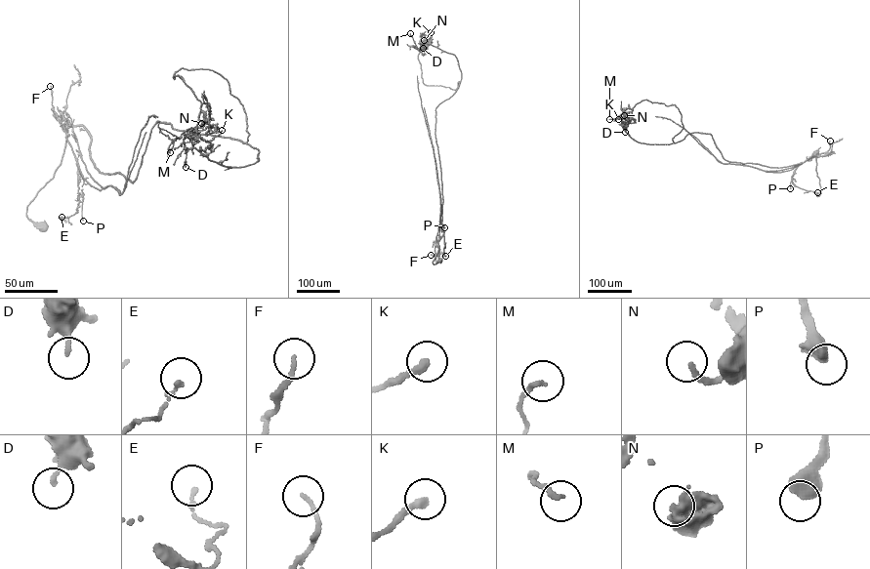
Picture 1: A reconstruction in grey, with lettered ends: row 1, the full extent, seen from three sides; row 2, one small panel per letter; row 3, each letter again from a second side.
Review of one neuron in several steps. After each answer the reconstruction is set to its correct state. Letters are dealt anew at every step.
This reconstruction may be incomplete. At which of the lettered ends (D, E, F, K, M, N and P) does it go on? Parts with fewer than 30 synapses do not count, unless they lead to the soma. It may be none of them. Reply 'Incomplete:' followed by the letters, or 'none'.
Incomplete: none

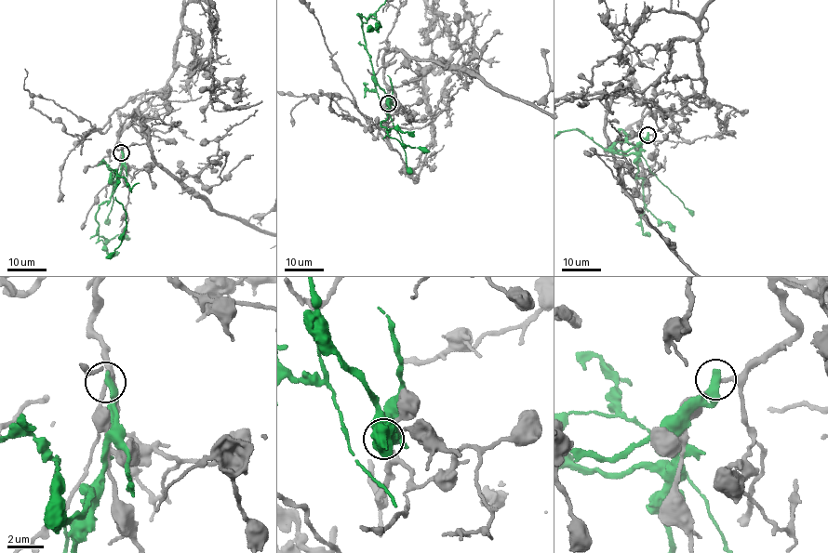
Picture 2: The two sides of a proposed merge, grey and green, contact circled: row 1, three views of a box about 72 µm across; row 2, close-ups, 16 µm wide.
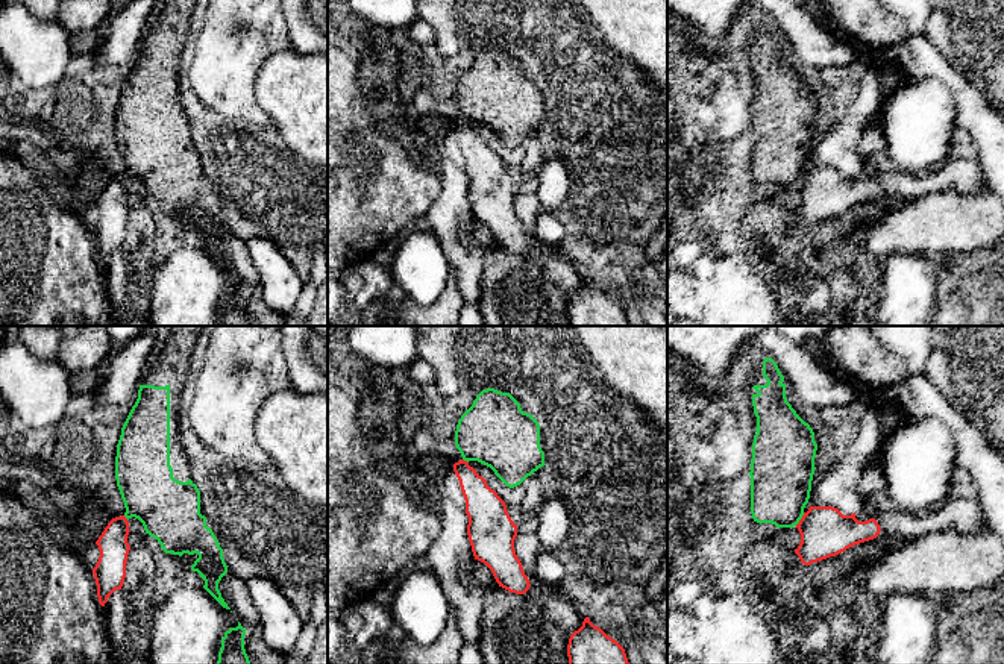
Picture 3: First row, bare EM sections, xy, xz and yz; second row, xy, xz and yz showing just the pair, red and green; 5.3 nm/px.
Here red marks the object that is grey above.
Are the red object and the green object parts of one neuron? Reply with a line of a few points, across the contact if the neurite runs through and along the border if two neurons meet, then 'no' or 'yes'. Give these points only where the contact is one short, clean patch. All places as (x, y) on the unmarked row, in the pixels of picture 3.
line yz (804, 173), (795, 185); no

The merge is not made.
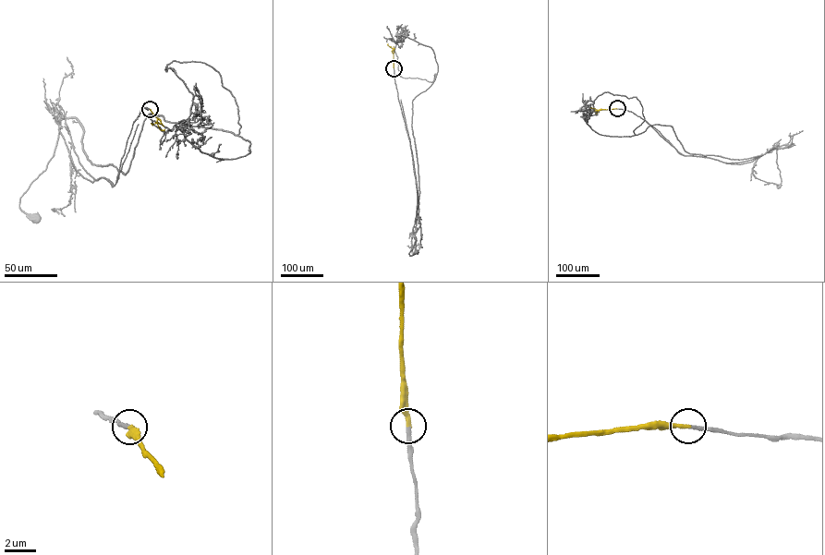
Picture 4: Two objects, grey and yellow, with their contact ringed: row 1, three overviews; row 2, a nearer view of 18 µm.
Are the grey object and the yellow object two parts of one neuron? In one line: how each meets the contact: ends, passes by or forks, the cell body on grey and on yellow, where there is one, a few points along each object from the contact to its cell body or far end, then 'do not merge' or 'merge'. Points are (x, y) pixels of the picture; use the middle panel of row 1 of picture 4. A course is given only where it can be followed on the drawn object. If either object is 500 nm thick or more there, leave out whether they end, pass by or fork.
grey ends | yellow ends | grey (417, 252) | yellow none | grey via (394, 67), (398, 98), (410, 141), (417, 190), (412, 232), (415, 240), (408, 254), (417, 252) | yellow via (394, 67), (394, 50), (387, 43) | merge

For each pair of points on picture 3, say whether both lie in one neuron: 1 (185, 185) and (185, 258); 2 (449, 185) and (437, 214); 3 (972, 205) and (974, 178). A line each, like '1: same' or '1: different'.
1: different
2: same
3: different

